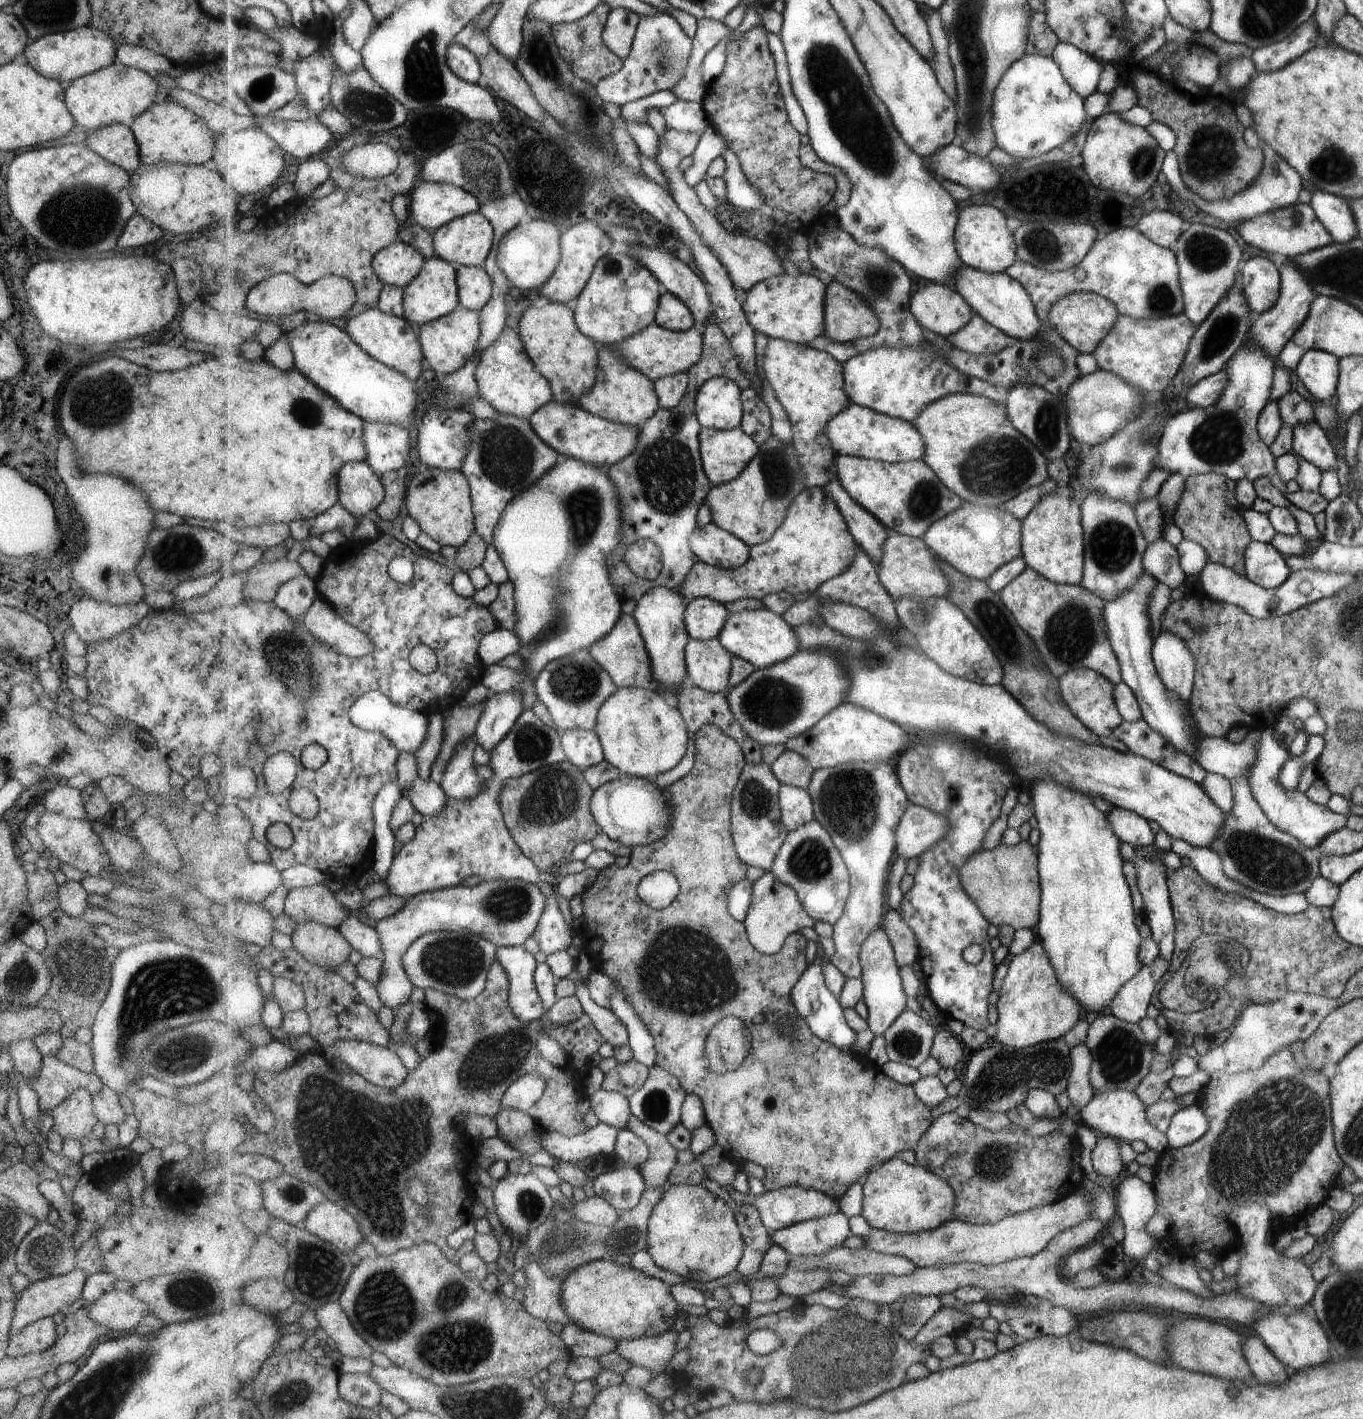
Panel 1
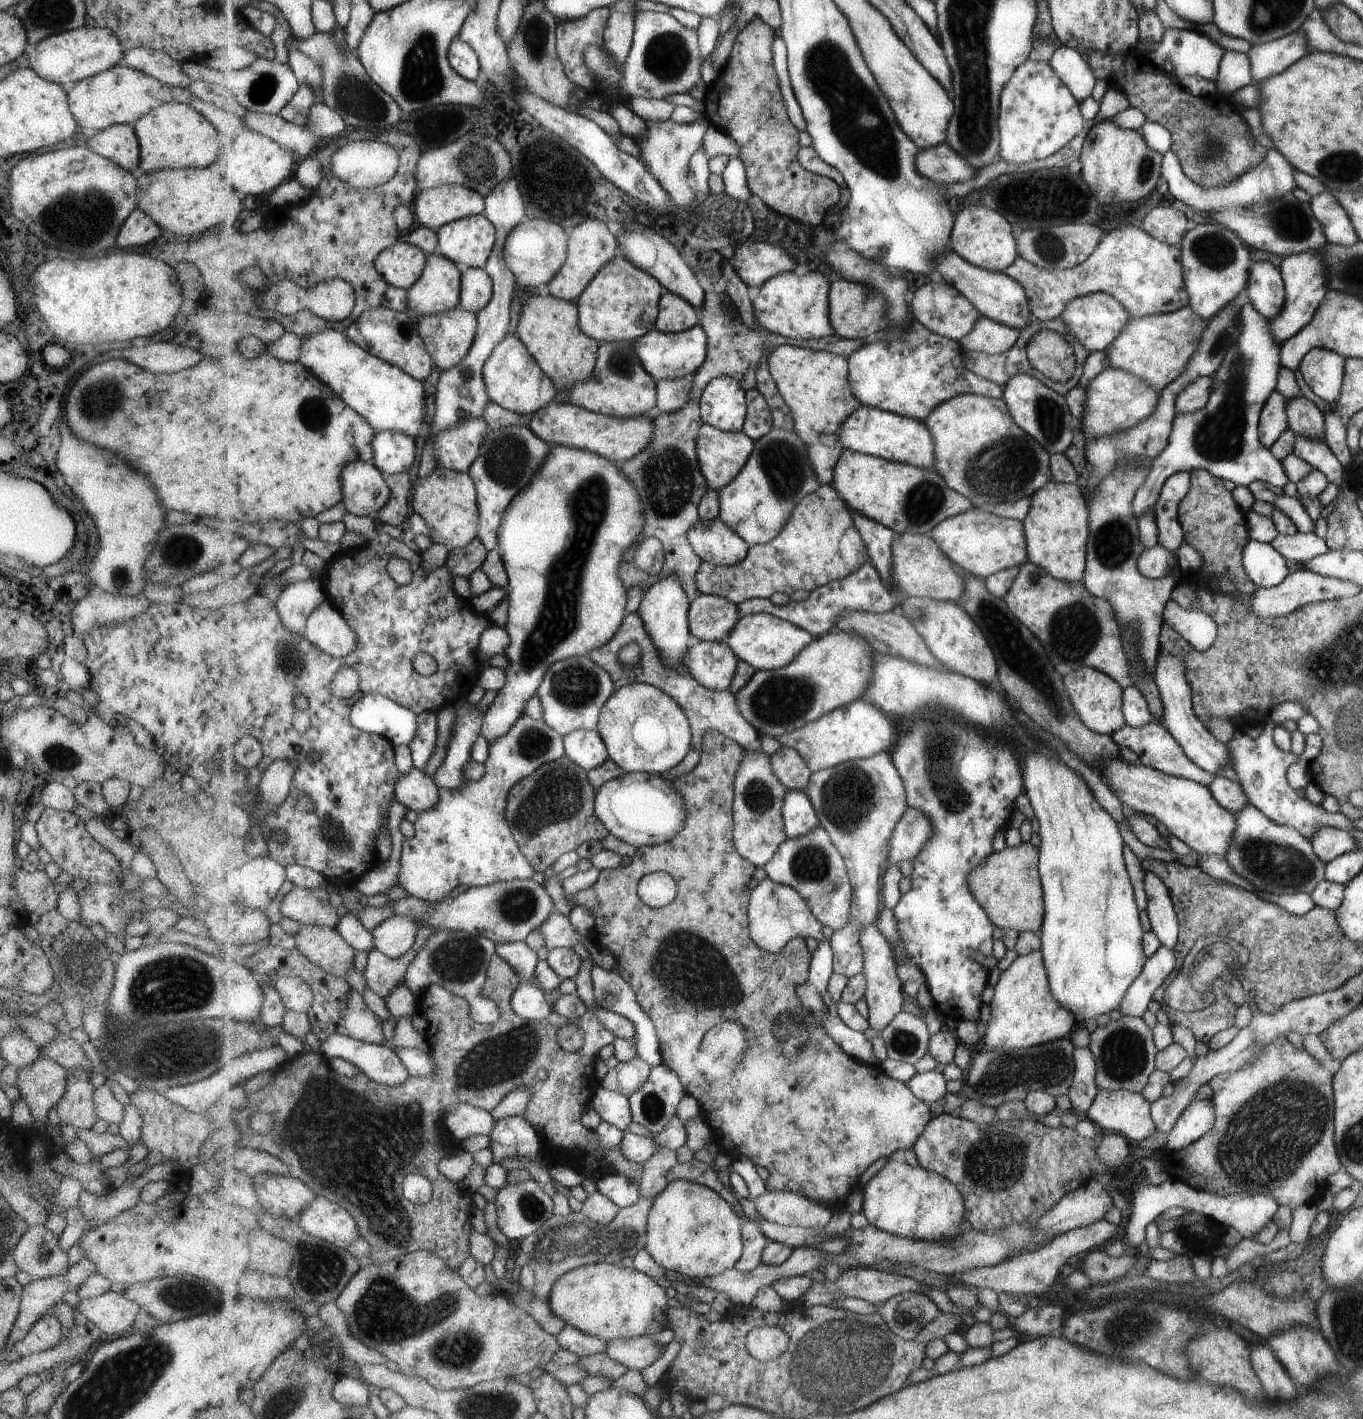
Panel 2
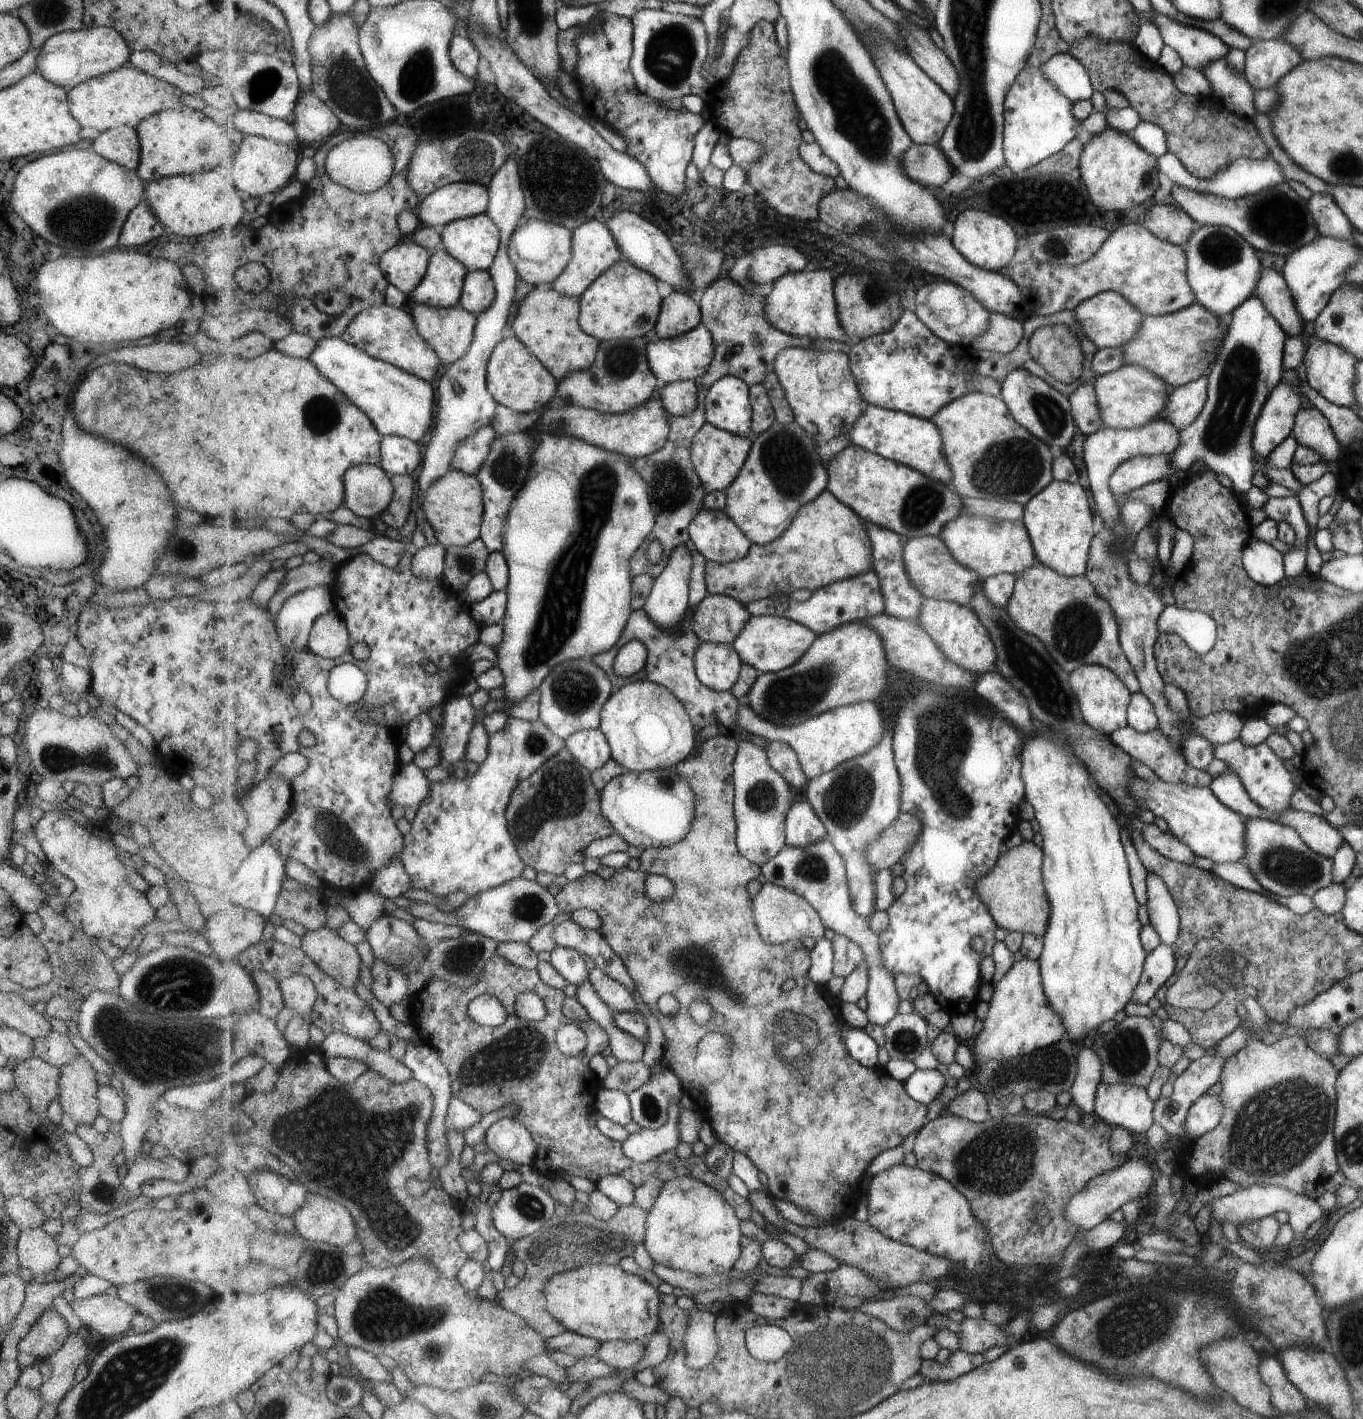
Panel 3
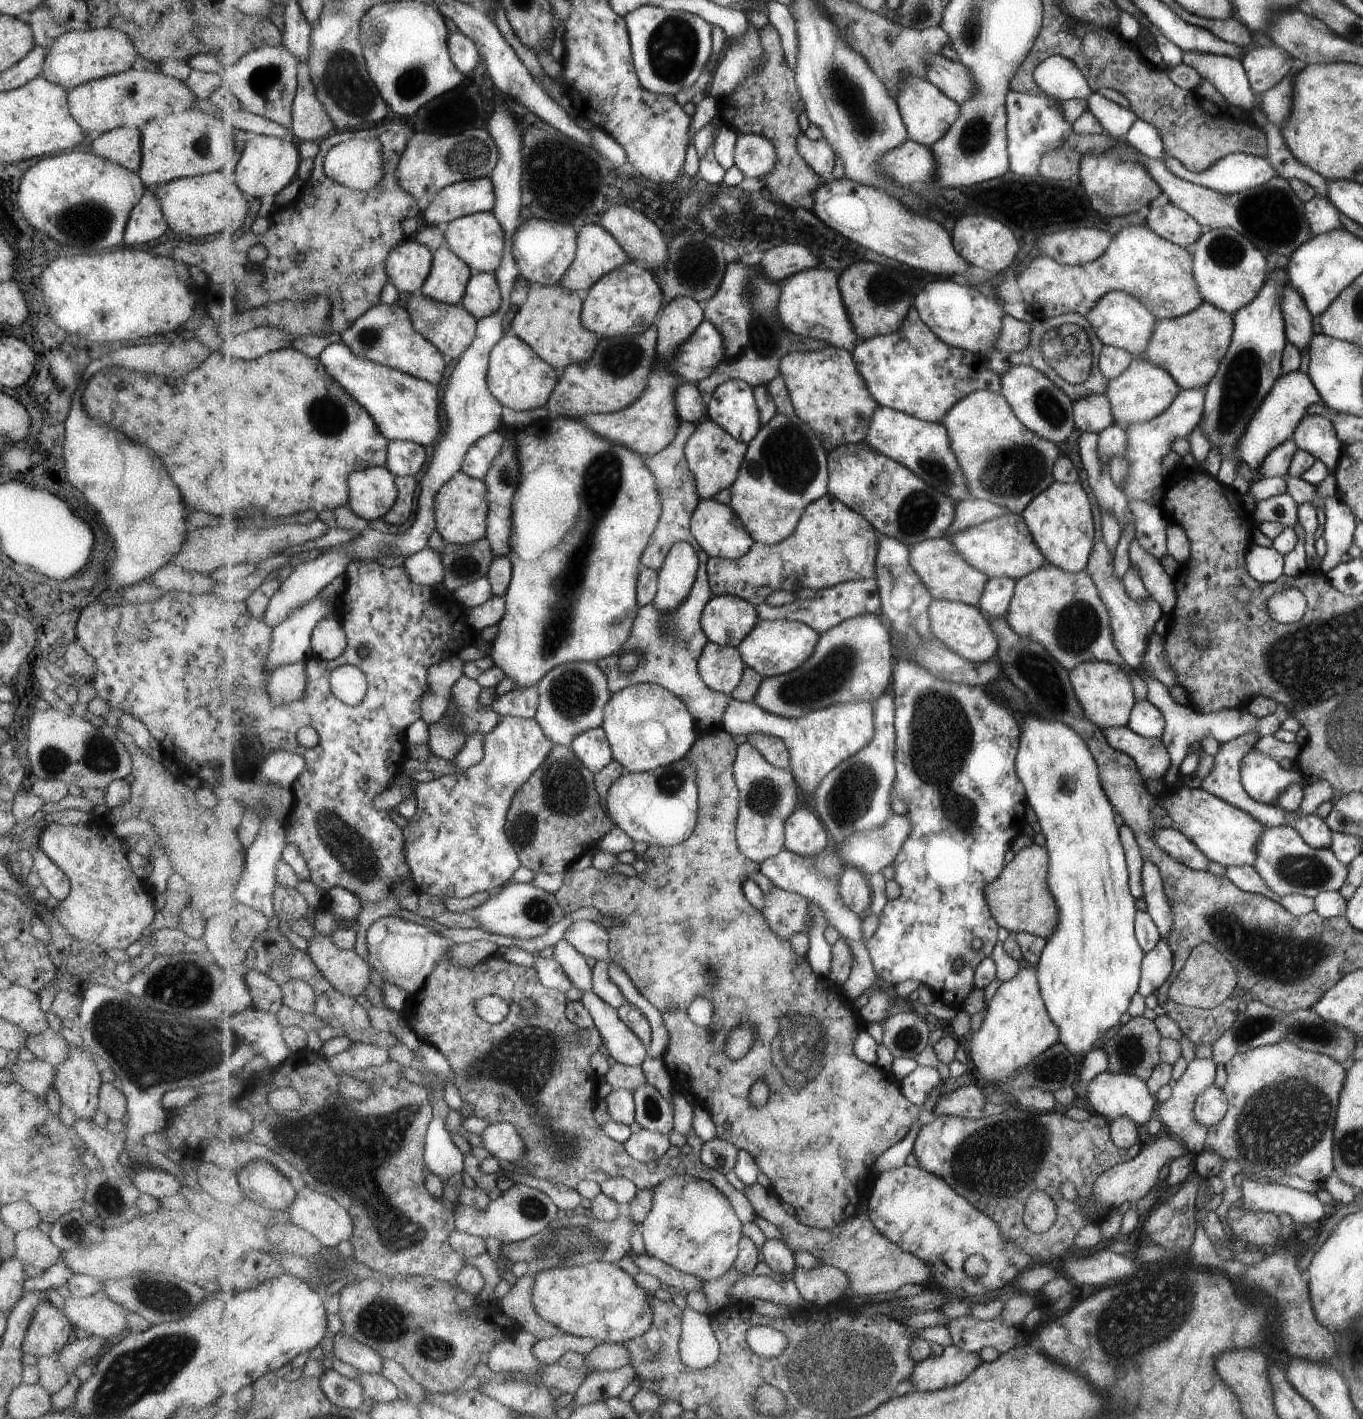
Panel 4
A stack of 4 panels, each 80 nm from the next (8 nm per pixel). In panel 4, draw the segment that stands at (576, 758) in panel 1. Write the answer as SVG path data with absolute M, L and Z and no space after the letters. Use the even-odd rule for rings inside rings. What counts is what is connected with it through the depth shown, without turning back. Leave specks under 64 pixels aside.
M602 726L582 732L571 747L593 772L602 771L615 759L610 738Z

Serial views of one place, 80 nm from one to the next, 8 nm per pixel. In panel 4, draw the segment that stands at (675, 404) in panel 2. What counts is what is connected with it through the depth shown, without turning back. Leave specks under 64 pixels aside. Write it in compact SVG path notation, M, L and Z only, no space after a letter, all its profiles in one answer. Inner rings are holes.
M681 383L675 393L676 407L682 421L689 421L696 427L708 418L708 404L704 401L698 385Z

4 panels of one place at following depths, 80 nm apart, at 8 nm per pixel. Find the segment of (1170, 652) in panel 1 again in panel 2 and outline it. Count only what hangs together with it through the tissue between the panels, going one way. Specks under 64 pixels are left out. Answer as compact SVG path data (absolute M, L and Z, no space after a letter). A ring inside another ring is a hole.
M1162 650L1161 653L1157 652L1152 677L1154 683L1158 686L1162 699L1163 710L1160 723L1182 748L1183 754L1195 766L1212 775L1217 775L1225 765L1230 767L1227 747L1216 738L1213 738L1213 735L1205 728L1204 724L1194 715L1191 689L1186 681L1186 669L1182 660L1176 655L1169 655L1165 650Z

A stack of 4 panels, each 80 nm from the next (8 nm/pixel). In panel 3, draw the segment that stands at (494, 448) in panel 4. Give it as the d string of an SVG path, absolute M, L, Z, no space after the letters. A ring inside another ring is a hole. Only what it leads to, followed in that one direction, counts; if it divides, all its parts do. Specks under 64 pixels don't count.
M492 426L481 427L481 430L458 446L452 468L470 475L478 475L490 455L493 441L498 436L498 432Z

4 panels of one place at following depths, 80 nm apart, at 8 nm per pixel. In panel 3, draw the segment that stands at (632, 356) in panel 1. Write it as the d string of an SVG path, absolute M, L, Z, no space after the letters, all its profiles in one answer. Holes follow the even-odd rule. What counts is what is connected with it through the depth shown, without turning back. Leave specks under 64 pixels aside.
M704 322L697 328L672 339L661 339L655 332L651 333L649 338L648 359L660 384L696 381L709 370L715 356L714 334L705 326Z

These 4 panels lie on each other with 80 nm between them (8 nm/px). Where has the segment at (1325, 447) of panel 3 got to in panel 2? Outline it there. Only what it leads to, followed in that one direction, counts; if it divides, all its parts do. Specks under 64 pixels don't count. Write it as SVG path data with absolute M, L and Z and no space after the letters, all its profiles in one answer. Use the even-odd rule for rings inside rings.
M1305 397L1289 399L1286 404L1288 428L1296 436L1324 440L1324 413Z

